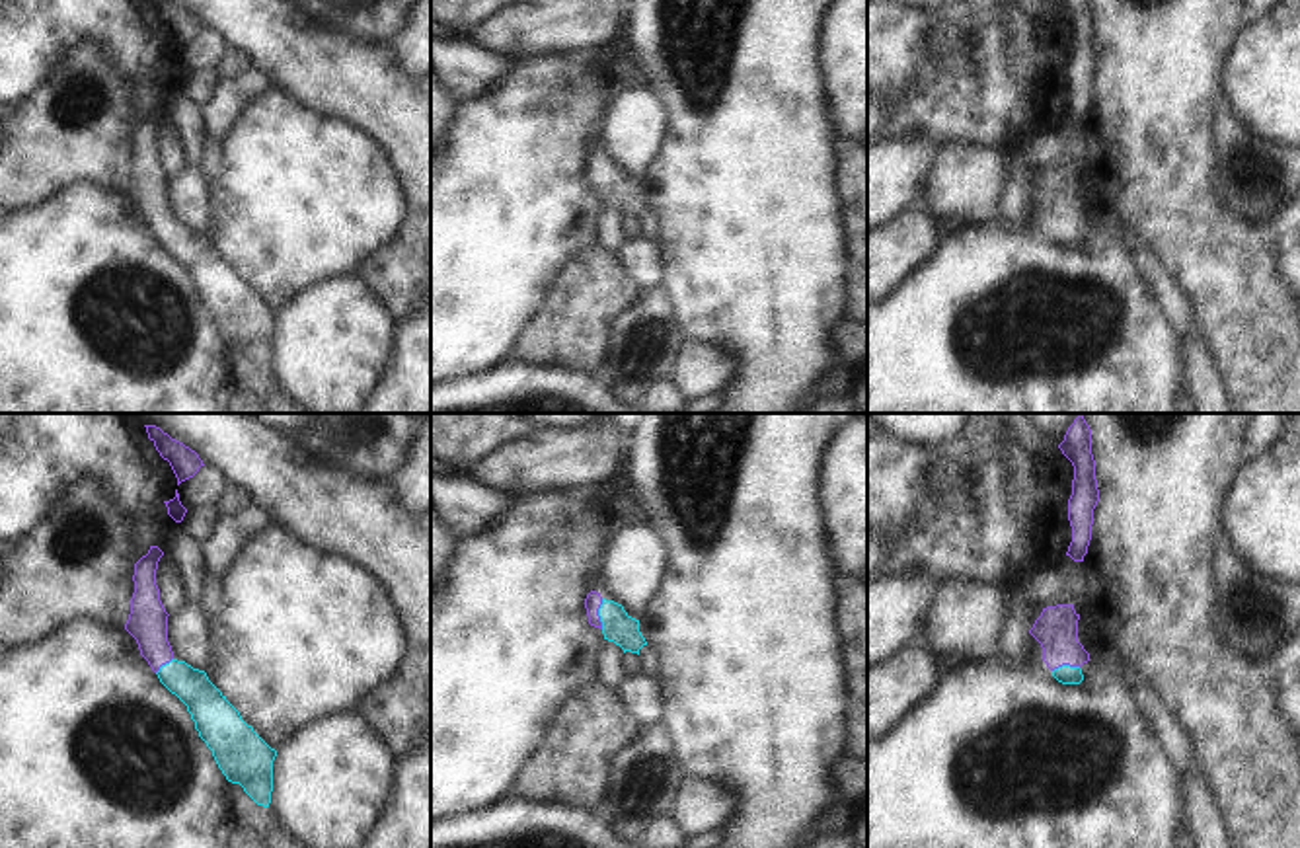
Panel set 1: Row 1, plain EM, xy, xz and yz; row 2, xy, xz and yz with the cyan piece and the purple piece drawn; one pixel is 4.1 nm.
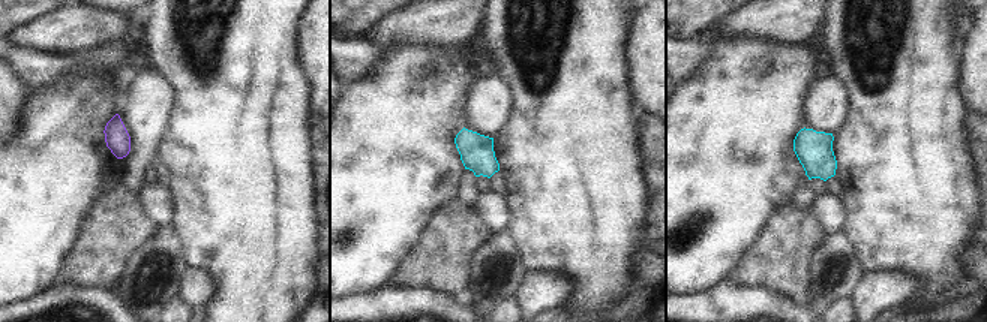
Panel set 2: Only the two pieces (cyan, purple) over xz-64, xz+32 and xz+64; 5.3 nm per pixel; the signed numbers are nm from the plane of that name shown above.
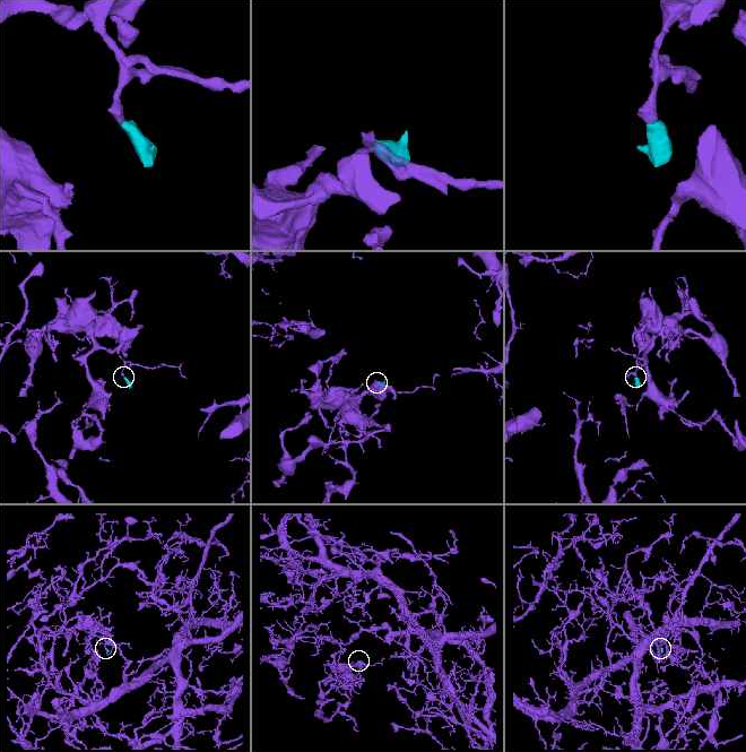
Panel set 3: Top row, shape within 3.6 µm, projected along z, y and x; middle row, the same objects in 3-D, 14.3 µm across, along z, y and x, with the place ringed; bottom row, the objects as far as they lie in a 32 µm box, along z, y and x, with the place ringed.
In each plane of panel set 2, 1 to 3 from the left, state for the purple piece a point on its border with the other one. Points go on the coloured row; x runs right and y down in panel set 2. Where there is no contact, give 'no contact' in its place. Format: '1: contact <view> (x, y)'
1: no contact
2: no contact
3: no contact

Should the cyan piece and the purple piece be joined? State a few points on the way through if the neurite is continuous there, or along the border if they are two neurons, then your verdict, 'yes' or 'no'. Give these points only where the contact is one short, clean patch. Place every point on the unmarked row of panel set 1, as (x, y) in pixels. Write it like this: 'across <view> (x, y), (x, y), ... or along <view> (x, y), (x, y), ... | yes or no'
across xz (620, 192), (599, 178), (593, 164) | yes

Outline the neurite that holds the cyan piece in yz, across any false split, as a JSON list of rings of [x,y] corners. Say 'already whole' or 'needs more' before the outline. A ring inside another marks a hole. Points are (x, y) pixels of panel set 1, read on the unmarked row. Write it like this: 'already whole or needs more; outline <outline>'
needs more; outline [[[1056,168],[1043,172],[1029,193],[1043,211],[1043,224],[1062,248],[1080,248],[1080,230],[1090,224],[1090,216],[1078,205],[1078,183],[1074,168]]]

